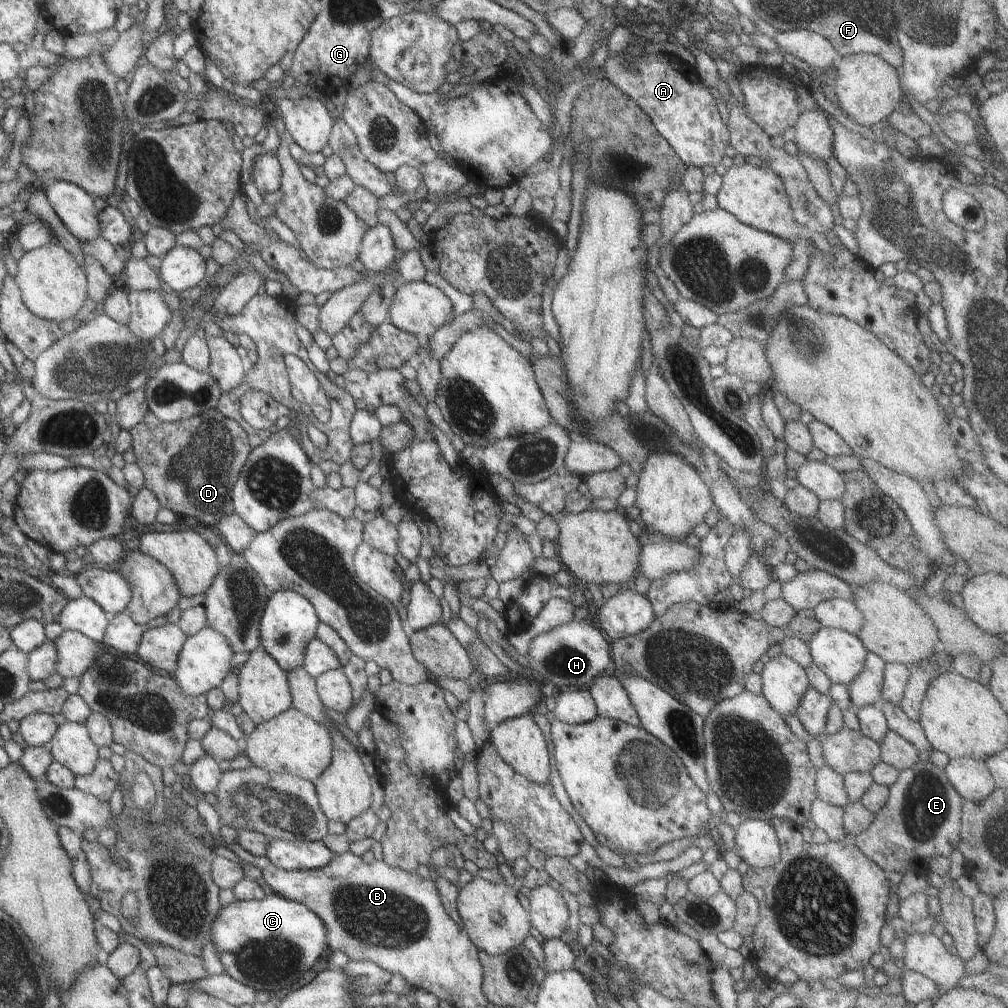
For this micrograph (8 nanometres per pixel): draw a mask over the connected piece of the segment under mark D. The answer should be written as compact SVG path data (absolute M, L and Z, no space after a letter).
M209 409L188 419L164 423L147 411L129 430L135 464L144 476L144 486L157 498L160 508L169 509L177 518L193 516L211 526L223 515L233 514L230 492L247 458L247 432L235 420Z

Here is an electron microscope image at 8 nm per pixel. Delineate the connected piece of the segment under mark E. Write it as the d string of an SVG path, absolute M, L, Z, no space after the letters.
M917 761L913 766L899 771L897 780L888 788L885 804L874 813L869 826L854 836L854 845L881 870L896 870L902 875L917 873L927 875L928 862L932 857L948 857L959 842L960 808L964 800L951 788L941 767L931 761Z

